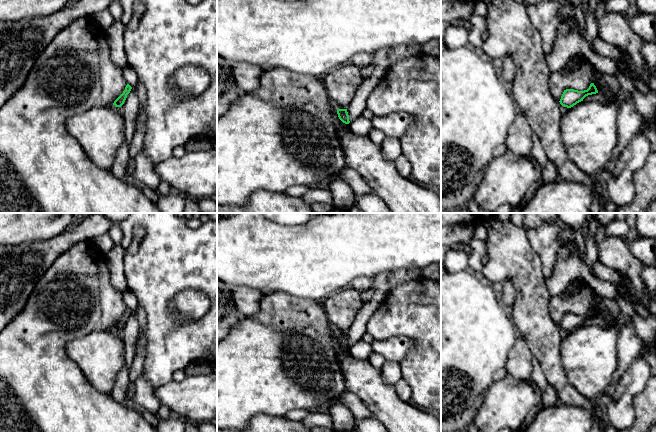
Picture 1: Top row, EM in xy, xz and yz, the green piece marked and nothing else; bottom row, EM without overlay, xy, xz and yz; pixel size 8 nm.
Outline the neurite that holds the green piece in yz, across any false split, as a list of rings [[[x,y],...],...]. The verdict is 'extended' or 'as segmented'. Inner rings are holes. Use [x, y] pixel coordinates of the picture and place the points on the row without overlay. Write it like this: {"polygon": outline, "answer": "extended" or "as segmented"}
{"polygon": [[[591,307],[589,312],[584,315],[578,315],[574,313],[566,313],[564,314],[561,323],[560,323],[560,328],[564,331],[571,332],[577,327],[583,325],[583,323],[592,318],[598,317],[598,314],[594,307]]], "answer": "as segmented"}

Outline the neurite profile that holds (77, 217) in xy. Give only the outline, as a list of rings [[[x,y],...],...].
[[[74,213],[73,214],[73,219],[67,230],[71,230],[74,228],[77,224],[82,222],[84,219],[87,217],[91,216],[93,213]]]

